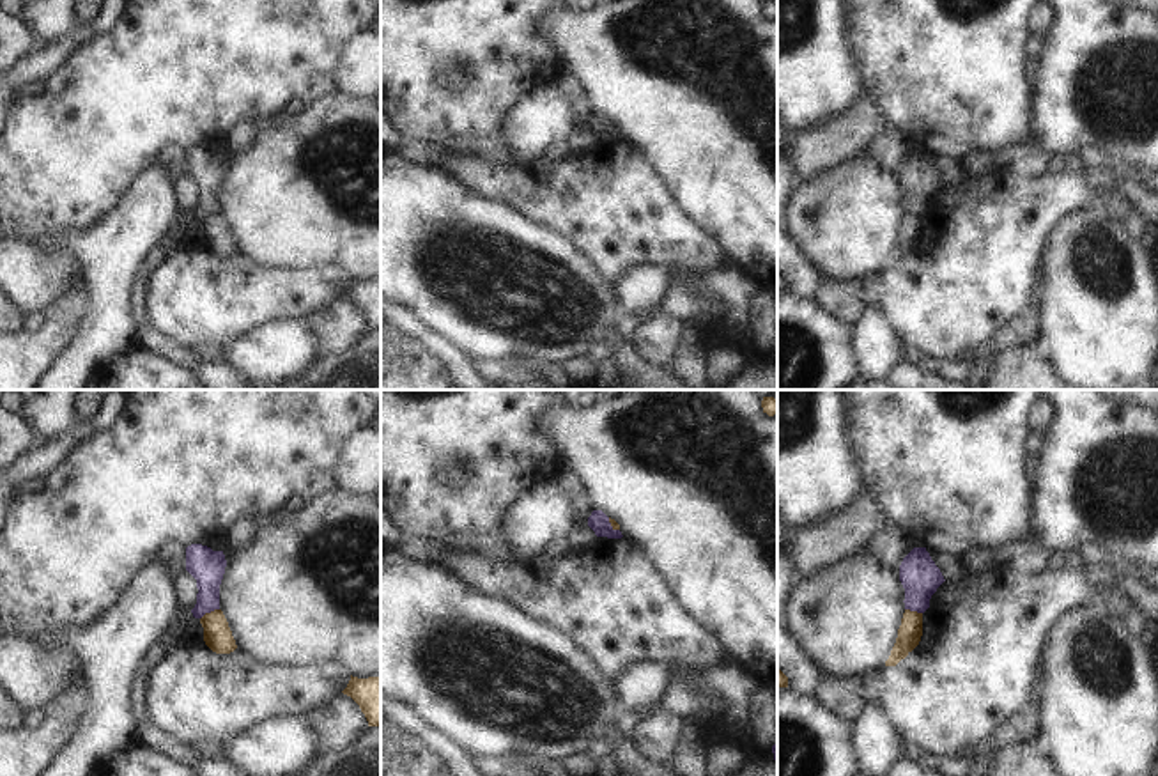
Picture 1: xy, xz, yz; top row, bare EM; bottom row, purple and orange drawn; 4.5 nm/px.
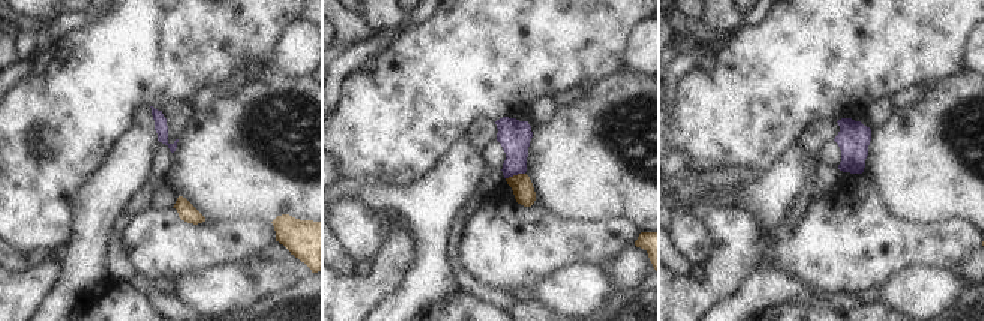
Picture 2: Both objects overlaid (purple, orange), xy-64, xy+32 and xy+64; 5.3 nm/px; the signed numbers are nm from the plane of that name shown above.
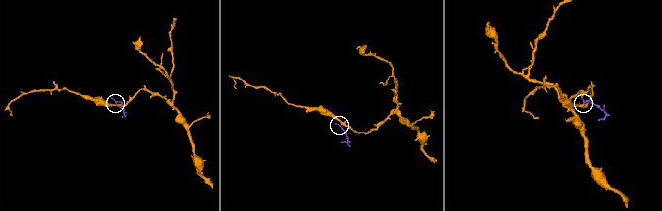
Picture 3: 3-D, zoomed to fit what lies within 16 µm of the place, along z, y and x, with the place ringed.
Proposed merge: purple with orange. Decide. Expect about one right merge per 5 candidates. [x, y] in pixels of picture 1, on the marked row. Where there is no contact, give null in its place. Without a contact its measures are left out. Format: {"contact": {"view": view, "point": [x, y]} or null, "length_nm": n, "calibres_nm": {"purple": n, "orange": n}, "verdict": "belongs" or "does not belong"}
{"contact": {"view": "xy", "point": [209, 612]}, "length_nm": 100, "calibres_nm": {"purple": 160, "orange": 130}, "verdict": "does not belong"}

